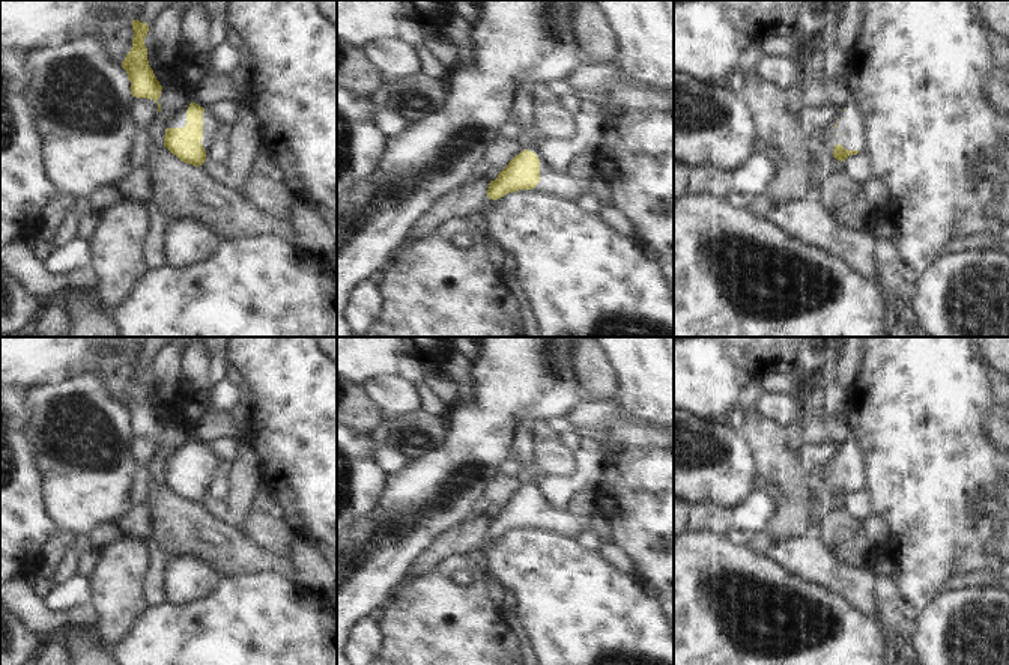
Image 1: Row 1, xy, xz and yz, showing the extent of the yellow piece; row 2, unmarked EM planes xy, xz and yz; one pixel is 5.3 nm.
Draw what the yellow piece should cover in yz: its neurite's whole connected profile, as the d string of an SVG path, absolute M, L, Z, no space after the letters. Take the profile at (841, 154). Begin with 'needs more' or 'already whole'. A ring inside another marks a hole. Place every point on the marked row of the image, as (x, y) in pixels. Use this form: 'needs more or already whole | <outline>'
needs more | M856 102L844 108L844 114L838 119L835 128L839 138L839 143L833 149L836 159L845 162L850 155L865 150L865 125Z

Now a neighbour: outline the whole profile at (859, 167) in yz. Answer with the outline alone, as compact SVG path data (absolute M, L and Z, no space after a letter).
M863 150L856 155L850 155L845 159L845 173L847 176L859 185L863 185L869 179L872 179L872 159Z

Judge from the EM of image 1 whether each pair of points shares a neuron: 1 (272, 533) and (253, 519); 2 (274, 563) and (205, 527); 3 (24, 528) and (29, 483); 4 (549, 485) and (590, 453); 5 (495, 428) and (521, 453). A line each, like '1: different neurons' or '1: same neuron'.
1: same neuron
2: same neuron
3: same neuron
4: same neuron
5: different neurons

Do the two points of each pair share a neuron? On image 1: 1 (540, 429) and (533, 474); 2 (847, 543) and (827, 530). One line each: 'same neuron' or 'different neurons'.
1: different neurons
2: same neuron

